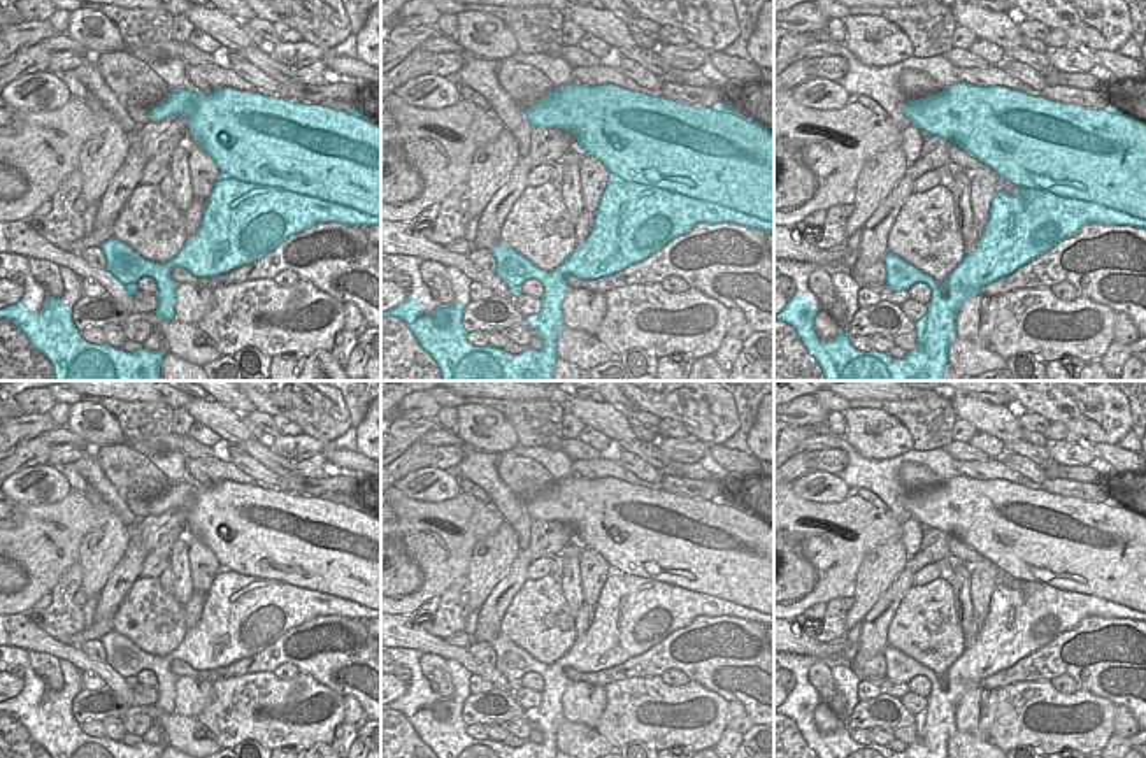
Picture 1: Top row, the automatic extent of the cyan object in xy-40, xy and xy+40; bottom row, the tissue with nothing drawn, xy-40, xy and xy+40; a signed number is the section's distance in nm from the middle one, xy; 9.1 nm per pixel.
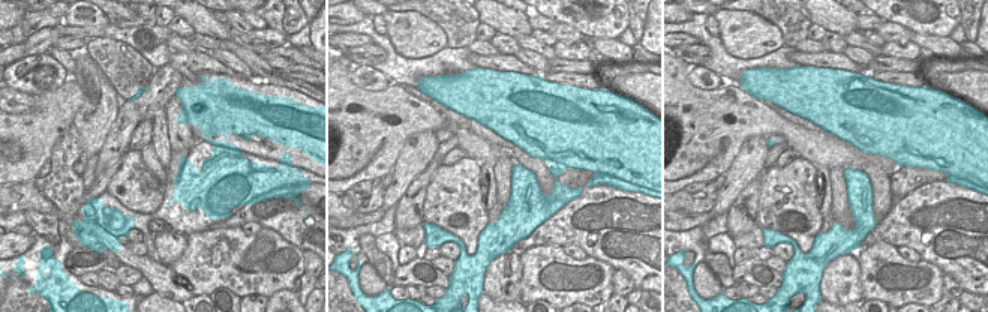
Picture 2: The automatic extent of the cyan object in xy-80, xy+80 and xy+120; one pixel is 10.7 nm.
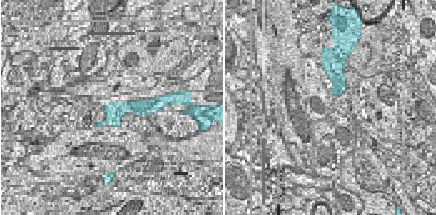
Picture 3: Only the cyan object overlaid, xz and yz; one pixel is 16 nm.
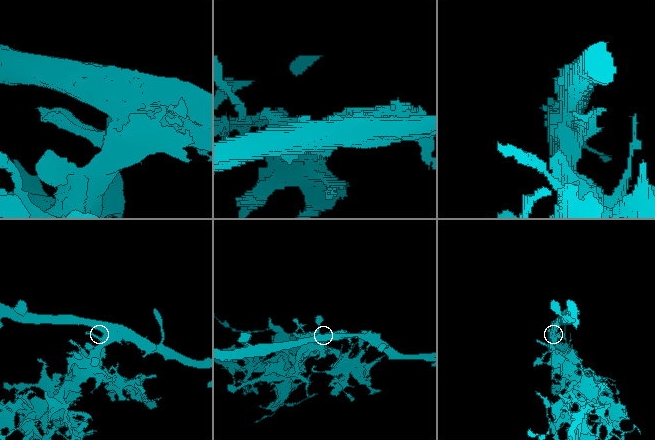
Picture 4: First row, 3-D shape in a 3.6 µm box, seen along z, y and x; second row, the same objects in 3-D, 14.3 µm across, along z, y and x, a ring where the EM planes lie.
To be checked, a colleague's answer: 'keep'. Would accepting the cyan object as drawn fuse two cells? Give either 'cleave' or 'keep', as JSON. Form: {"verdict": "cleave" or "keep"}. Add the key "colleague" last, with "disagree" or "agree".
{"verdict": "cleave", "colleague": "disagree"}

